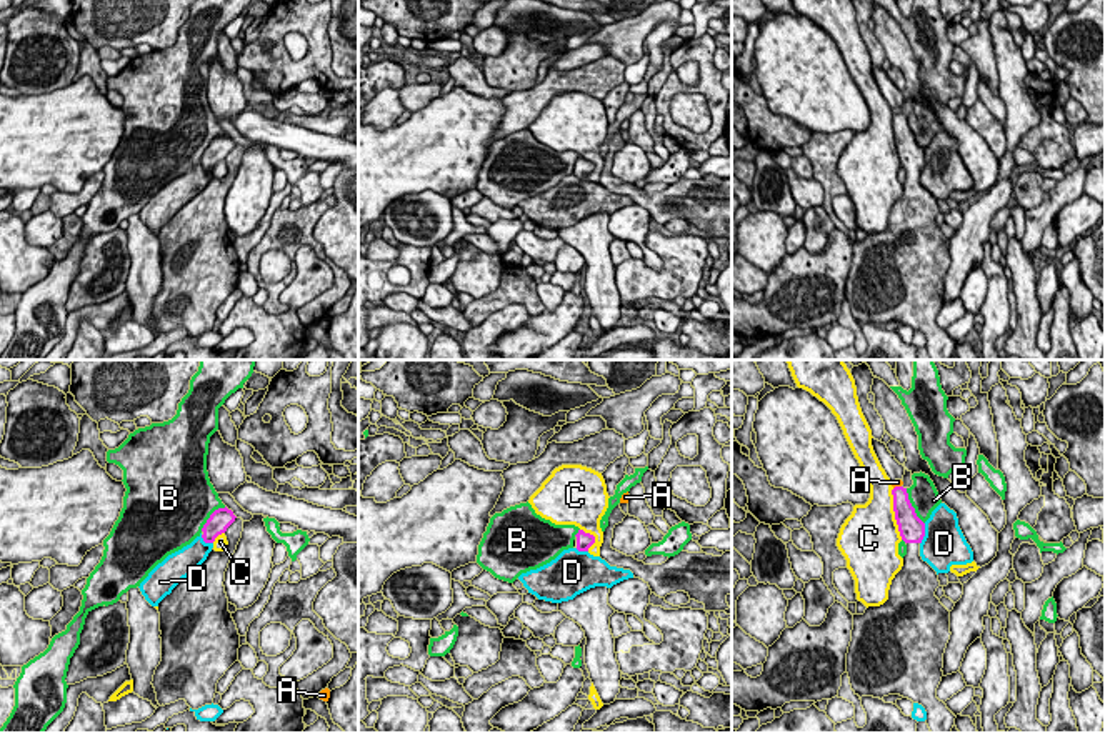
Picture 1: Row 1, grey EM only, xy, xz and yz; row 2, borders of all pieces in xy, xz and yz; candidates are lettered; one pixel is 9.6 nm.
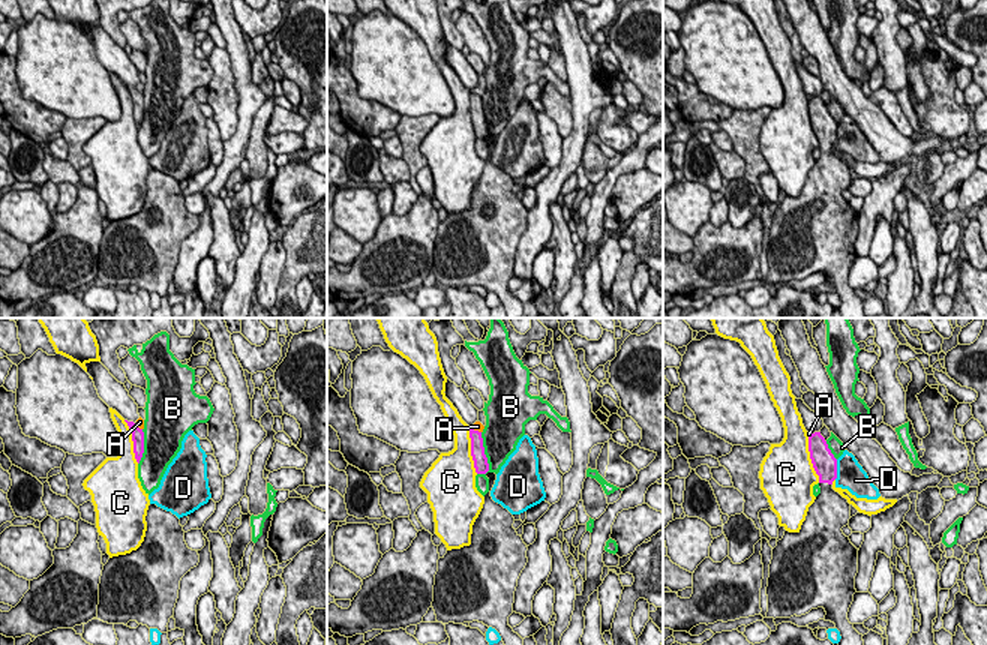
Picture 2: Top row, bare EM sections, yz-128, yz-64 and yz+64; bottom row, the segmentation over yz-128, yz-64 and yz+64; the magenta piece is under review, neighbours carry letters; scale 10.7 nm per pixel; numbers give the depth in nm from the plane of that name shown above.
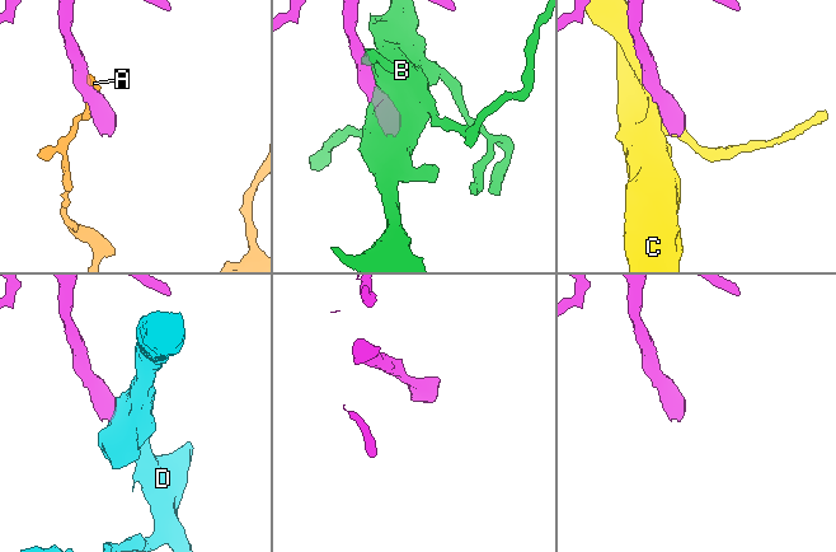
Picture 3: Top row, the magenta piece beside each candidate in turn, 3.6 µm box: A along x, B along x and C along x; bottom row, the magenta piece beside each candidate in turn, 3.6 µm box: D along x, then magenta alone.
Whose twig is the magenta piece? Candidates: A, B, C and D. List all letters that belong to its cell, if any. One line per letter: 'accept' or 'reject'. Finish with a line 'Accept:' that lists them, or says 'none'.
A: reject
B: reject
C: reject
D: reject
Accept: none

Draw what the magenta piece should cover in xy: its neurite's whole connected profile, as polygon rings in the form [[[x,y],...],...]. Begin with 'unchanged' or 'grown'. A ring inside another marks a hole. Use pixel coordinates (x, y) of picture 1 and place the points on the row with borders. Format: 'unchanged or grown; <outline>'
grown; [[[215,510],[202,538],[213,543],[223,533],[227,548],[212,548],[207,560],[158,603],[162,661],[152,685],[160,706],[178,700],[192,710],[212,705],[218,680],[238,660],[240,635],[223,581],[242,531],[243,520],[232,510]]]

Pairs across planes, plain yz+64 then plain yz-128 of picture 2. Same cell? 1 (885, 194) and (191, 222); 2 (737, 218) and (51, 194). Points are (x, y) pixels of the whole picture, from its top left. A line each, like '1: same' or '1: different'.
1: different
2: different

